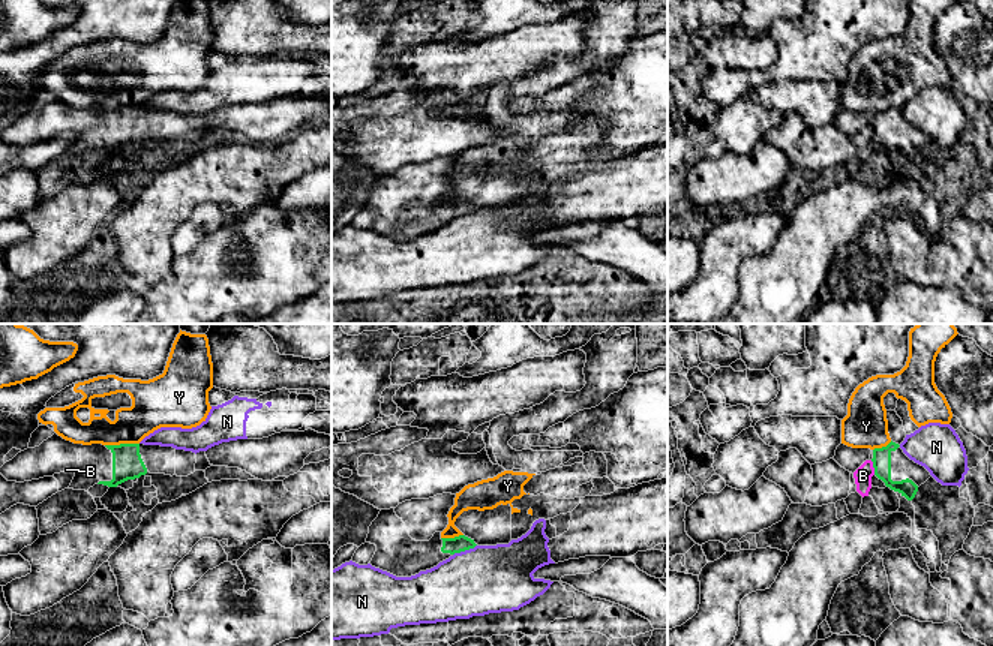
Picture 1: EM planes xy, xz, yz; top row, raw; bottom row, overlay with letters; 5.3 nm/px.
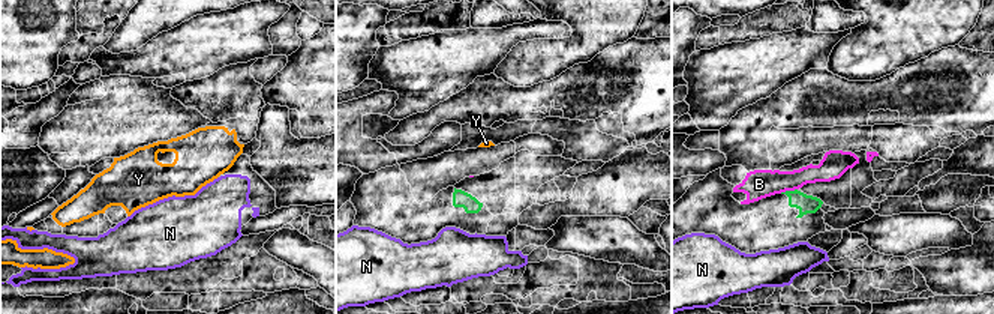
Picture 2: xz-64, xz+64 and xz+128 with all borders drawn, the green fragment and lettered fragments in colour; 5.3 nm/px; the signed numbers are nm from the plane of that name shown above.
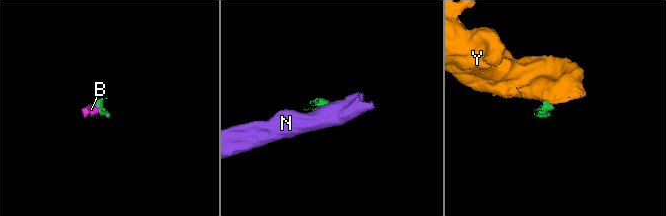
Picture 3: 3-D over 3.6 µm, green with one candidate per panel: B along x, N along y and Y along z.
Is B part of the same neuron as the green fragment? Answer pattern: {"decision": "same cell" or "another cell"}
{"decision": "another cell"}

